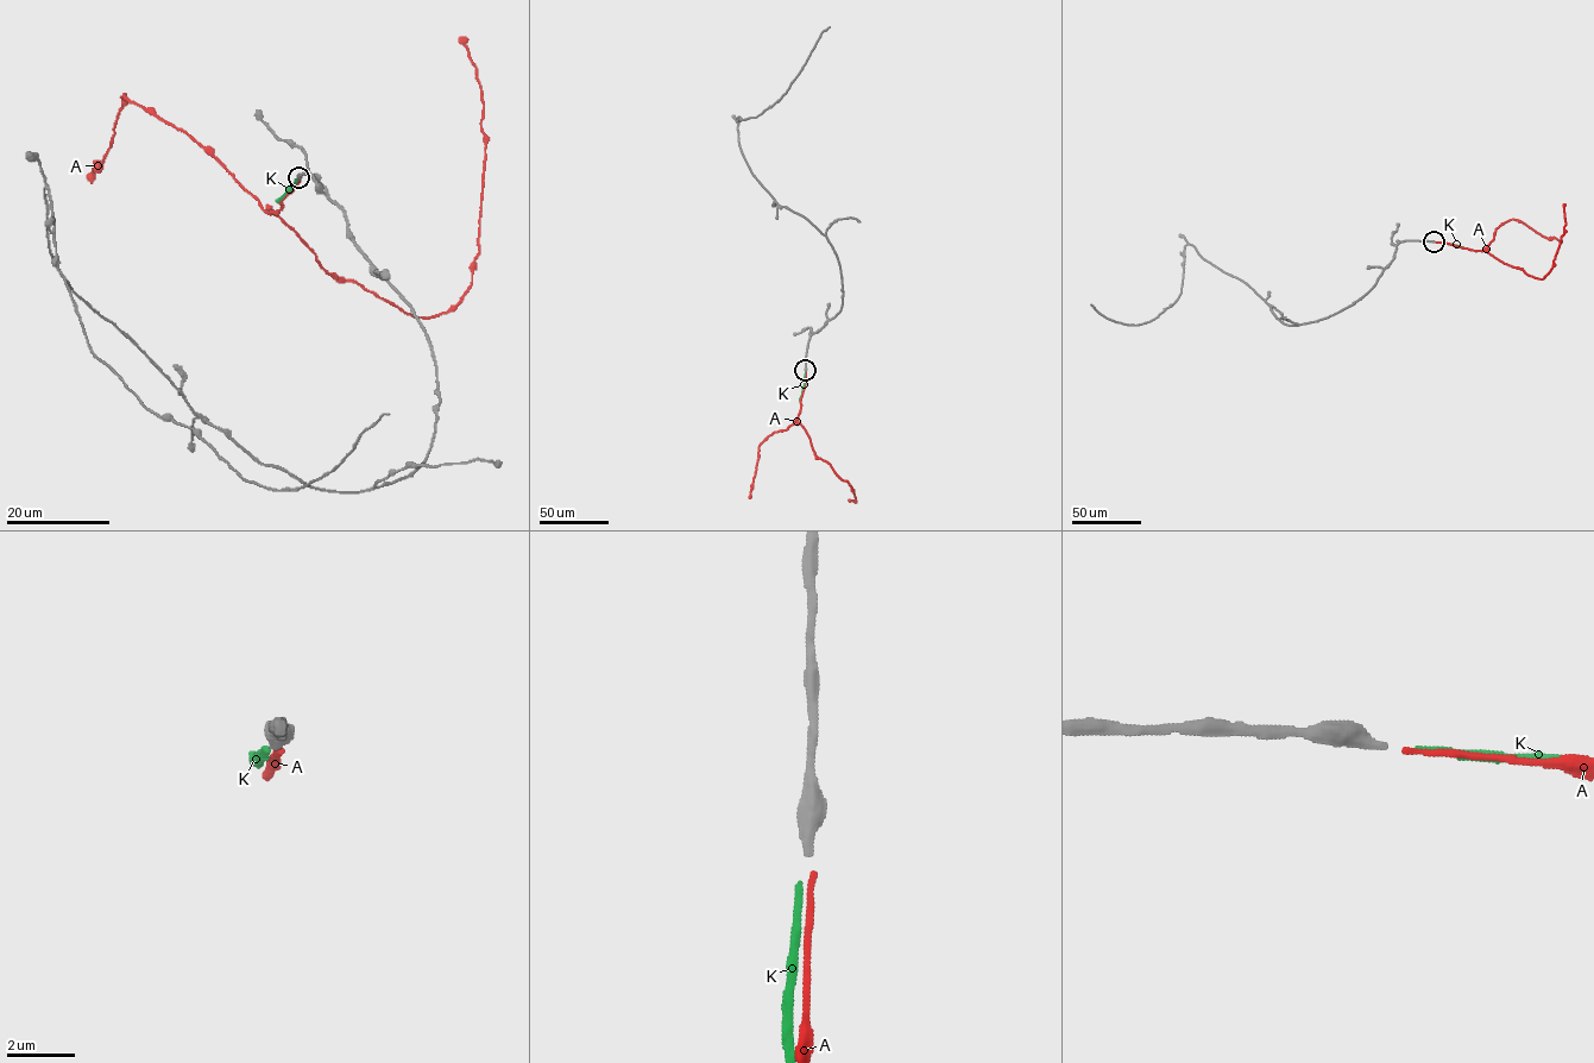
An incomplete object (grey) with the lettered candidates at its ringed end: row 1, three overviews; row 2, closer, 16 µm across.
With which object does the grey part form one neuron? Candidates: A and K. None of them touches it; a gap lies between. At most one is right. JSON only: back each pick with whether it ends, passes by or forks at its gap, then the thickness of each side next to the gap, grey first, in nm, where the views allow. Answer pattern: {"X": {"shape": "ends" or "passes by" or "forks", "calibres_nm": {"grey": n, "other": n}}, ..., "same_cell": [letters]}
{"same_cell": []}

